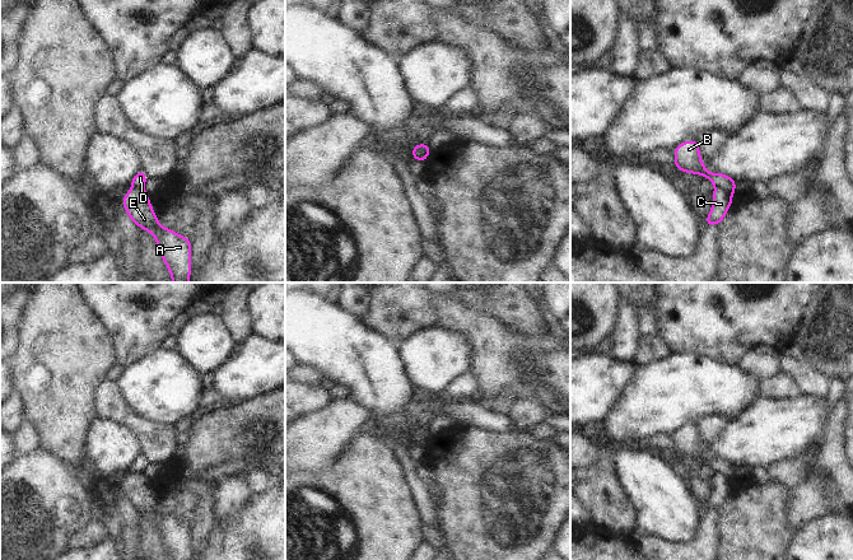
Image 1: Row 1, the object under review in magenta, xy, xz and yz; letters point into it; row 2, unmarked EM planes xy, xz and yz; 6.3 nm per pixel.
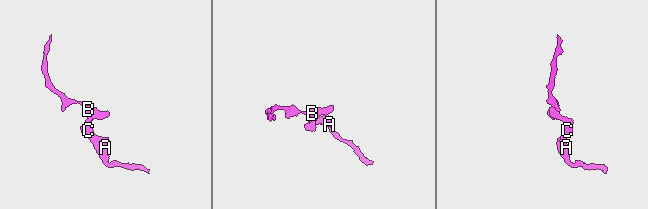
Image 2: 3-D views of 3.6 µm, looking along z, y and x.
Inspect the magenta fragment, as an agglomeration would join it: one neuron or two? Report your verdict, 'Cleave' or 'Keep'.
Cleave

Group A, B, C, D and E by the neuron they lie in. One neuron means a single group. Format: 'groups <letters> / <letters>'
groups A C E / B D

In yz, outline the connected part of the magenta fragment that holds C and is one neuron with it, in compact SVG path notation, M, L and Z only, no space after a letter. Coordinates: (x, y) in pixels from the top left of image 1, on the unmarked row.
M716 473L712 481L713 491L707 504L703 507L704 510L719 510L724 504L727 495L732 491L732 479L726 477L722 473Z

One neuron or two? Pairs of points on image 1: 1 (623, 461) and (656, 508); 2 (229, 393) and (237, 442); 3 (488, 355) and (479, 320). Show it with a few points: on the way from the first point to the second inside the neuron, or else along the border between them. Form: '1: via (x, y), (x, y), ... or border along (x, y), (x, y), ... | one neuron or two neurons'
1: via (634, 472), (656, 496) | one neuron
2: border along (260, 396), (227, 405) | two neurons
3: via (488, 346), (488, 336), (480, 328) | one neuron

